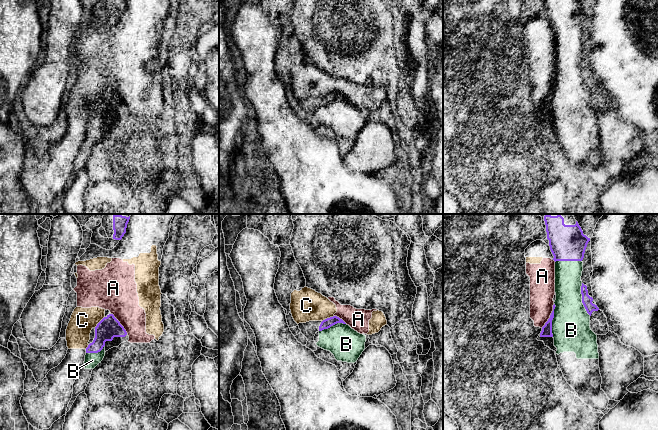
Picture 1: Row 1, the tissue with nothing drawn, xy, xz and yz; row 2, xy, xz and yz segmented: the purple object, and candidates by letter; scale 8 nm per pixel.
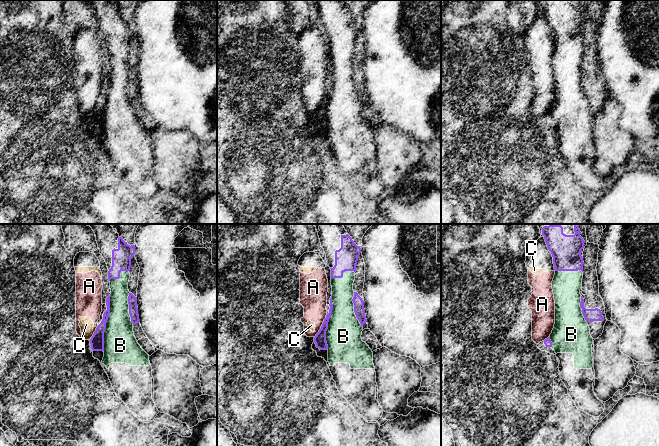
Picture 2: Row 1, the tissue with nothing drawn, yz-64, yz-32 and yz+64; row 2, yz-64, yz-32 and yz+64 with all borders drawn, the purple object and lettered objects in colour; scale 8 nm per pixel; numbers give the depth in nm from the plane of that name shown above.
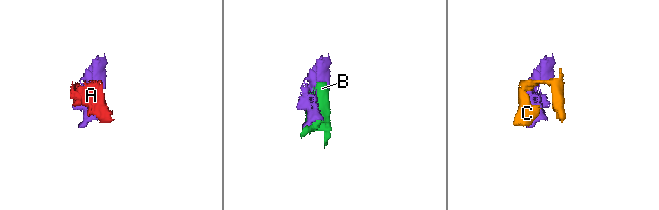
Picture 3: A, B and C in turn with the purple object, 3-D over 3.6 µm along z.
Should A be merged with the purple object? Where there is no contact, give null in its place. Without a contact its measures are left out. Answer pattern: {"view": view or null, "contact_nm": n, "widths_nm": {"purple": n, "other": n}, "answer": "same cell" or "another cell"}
{"view": "yz", "contact_nm": 220, "widths_nm": {"purple": 80, "other": 200}, "answer": "another cell"}

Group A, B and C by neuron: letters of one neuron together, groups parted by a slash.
A C / B

